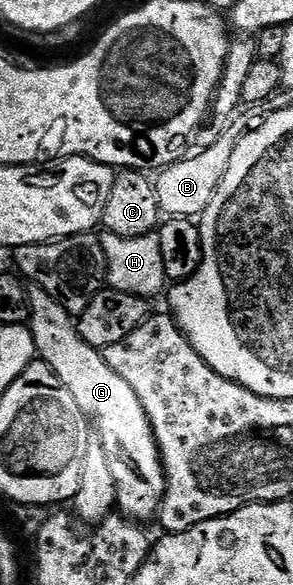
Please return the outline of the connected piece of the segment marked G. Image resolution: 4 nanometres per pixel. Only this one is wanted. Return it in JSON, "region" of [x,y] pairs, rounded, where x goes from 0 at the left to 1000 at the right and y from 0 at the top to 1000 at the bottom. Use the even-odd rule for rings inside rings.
{"region":[[[119,491],[99,492],[96,509],[109,526],[102,561],[133,615],[160,621],[184,641],[212,648],[225,668],[253,675],[266,696],[280,696],[334,738],[338,759],[355,762],[362,785],[375,785],[375,800],[403,824],[406,875],[478,894],[502,892],[502,884],[529,885],[573,836],[573,815],[560,790],[546,786],[519,723],[471,675],[457,675],[457,662],[362,621],[345,598],[307,593],[273,578],[249,537],[222,532],[215,518]]]}

